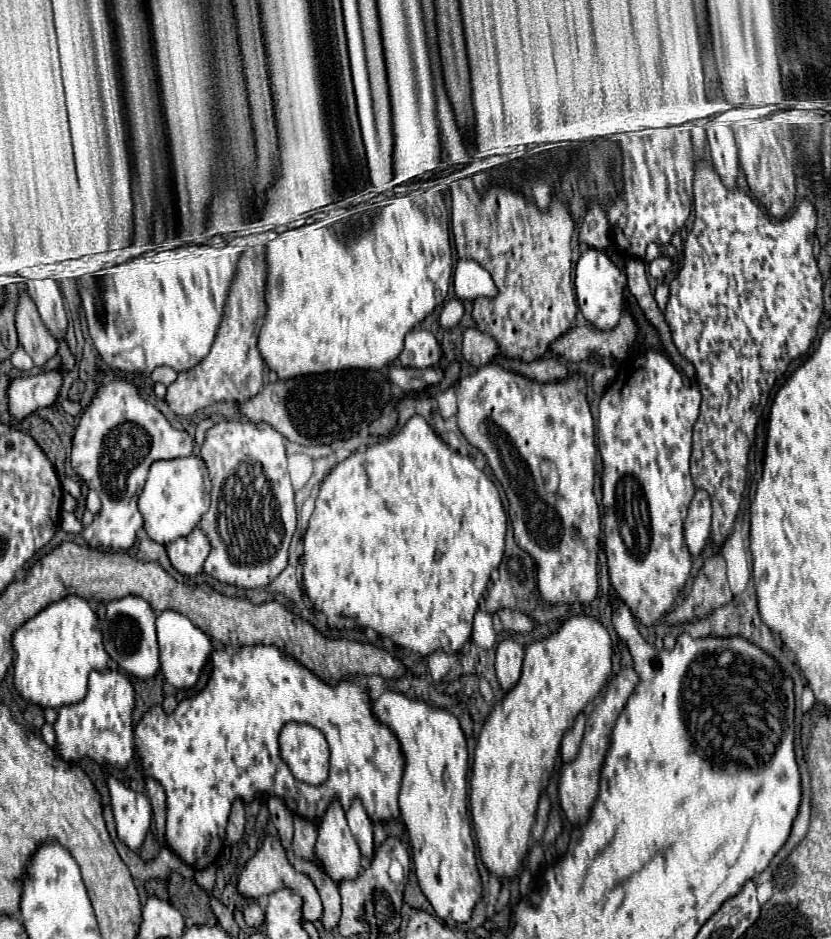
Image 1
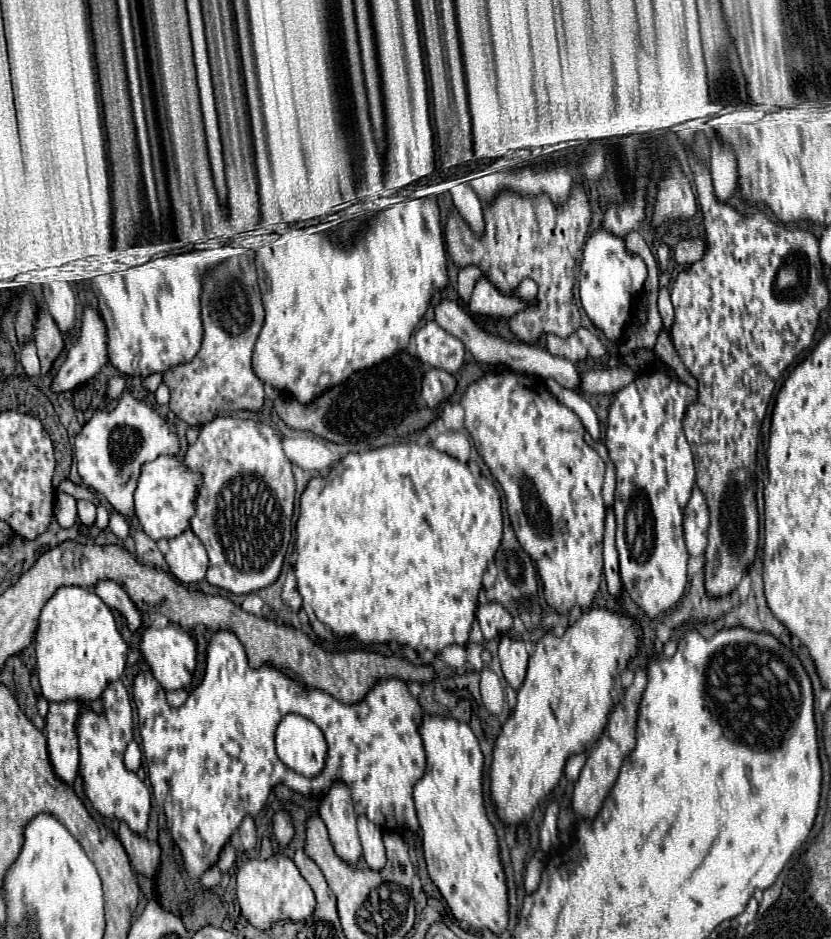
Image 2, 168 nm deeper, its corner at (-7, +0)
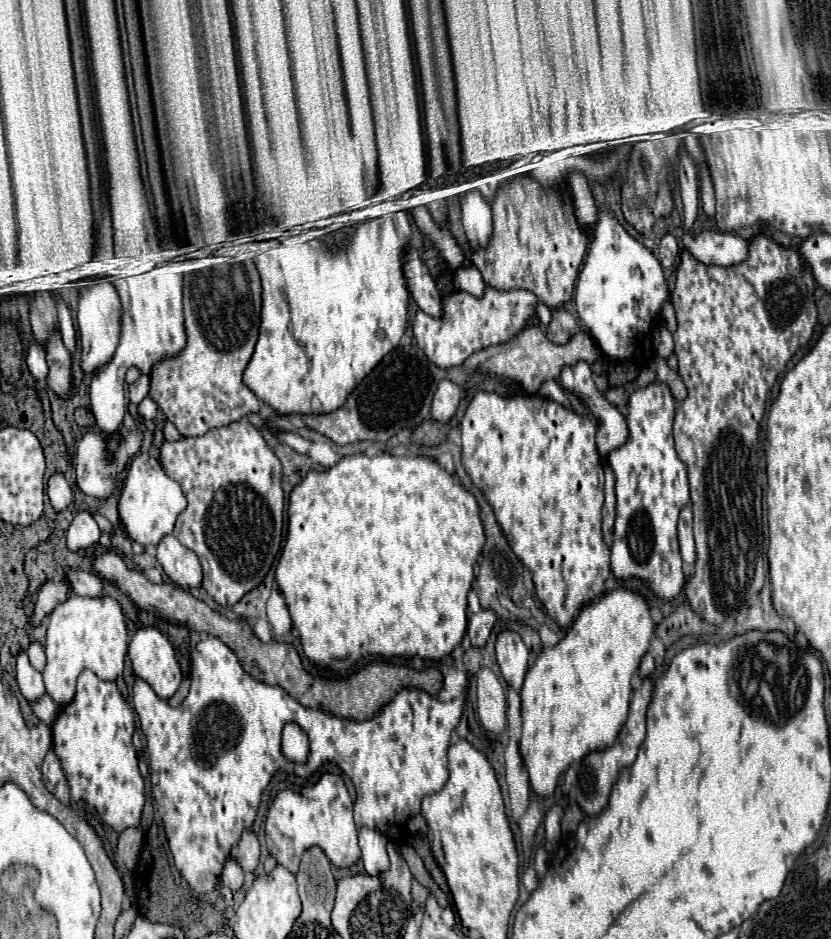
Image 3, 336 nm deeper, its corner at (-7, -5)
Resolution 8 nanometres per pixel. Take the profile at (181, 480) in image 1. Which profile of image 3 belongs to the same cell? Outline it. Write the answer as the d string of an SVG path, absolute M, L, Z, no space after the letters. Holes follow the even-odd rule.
M146 452L138 454L130 462L128 476L124 480L120 502L118 502L118 514L128 536L142 546L156 546L162 536L172 534L174 522L184 508L186 508L186 496L180 484L164 474L156 458L148 456Z

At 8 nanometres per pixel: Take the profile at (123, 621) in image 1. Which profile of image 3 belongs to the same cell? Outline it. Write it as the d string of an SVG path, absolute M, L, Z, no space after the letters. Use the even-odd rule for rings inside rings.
M64 568L64 578L68 578L70 592L78 596L102 596L102 580L96 572L80 568Z

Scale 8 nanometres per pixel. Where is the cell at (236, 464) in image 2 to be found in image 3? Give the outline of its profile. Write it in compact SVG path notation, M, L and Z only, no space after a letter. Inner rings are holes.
M242 418L230 426L214 428L196 438L180 438L176 442L164 440L160 444L160 466L166 476L182 486L188 500L188 506L178 516L172 534L200 558L204 570L202 586L208 596L220 606L234 606L264 580L282 544L284 492L280 460L266 446L262 432Z

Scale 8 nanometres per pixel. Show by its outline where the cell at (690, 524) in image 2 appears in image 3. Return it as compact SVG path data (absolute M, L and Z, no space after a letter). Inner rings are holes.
M684 506L678 520L678 542L680 554L686 564L694 564L696 550L694 550L694 536L692 536L692 508Z

